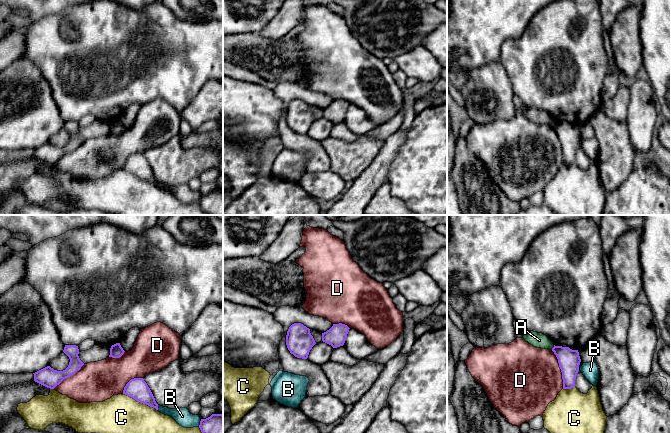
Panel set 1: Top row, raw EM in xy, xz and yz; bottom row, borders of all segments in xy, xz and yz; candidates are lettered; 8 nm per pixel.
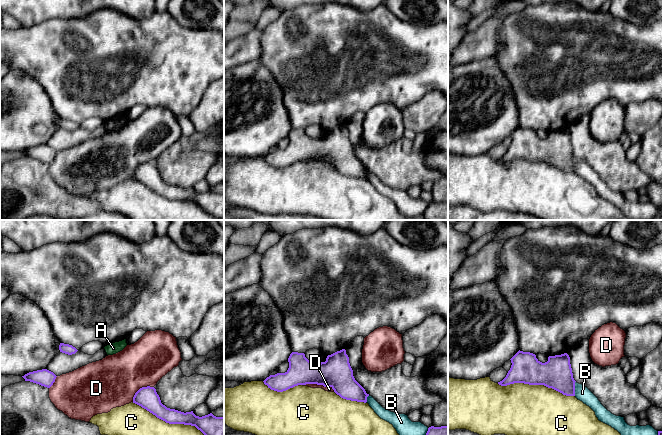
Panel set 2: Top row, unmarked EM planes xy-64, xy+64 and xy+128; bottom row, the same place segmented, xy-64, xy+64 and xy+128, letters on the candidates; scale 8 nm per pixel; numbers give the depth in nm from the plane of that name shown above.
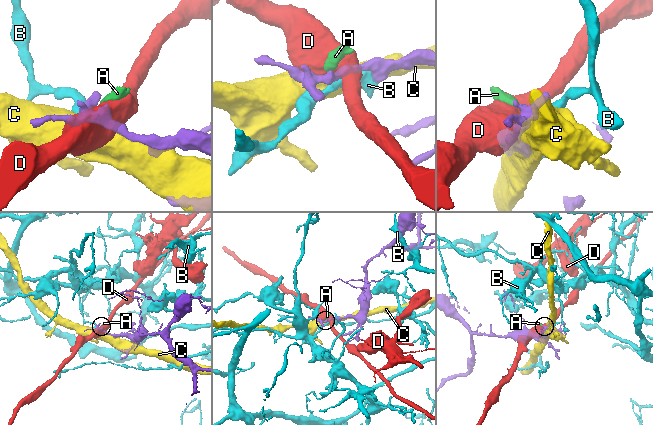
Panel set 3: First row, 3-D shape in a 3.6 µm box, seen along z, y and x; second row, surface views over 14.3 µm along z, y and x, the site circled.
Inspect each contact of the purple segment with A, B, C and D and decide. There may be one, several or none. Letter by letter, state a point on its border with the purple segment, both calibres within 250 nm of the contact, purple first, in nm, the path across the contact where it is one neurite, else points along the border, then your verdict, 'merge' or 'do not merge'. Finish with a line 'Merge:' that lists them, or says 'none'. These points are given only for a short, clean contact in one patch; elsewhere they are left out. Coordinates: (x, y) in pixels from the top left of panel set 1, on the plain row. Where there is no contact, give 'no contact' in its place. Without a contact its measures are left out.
A: contact yz (553, 123); calibres 180 and 120 nm; border yz (554, 121), (551, 125); do not merge
B: contact xy (200, 199); calibres 260 and 140 nm; do not merge
C: contact xy (140, 178); calibres 170 and 440 nm; do not merge
D: contact yz (560, 144); calibres 180 and 480 nm; do not merge
Merge: none

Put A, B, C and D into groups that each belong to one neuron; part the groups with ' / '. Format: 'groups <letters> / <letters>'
groups A / B / C / D

